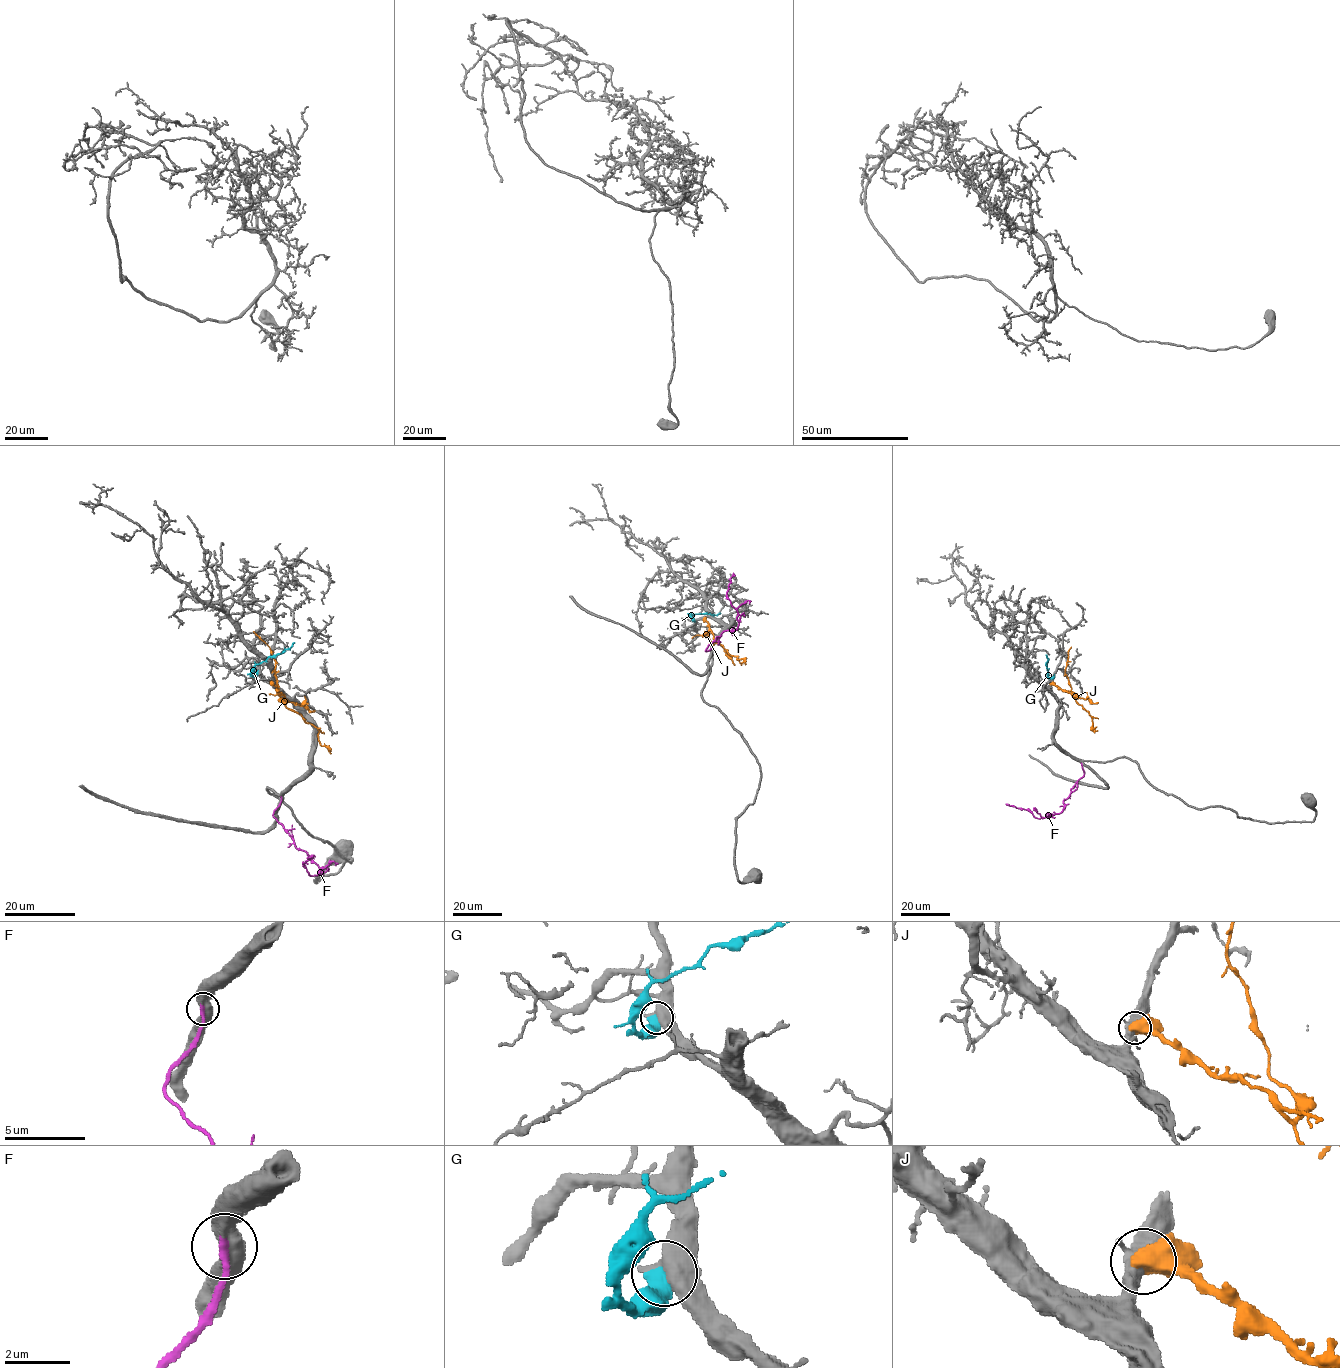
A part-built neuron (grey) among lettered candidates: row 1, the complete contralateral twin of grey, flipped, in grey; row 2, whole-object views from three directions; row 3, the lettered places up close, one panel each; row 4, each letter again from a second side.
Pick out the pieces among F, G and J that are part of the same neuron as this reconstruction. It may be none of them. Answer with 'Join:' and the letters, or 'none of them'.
Join: F

